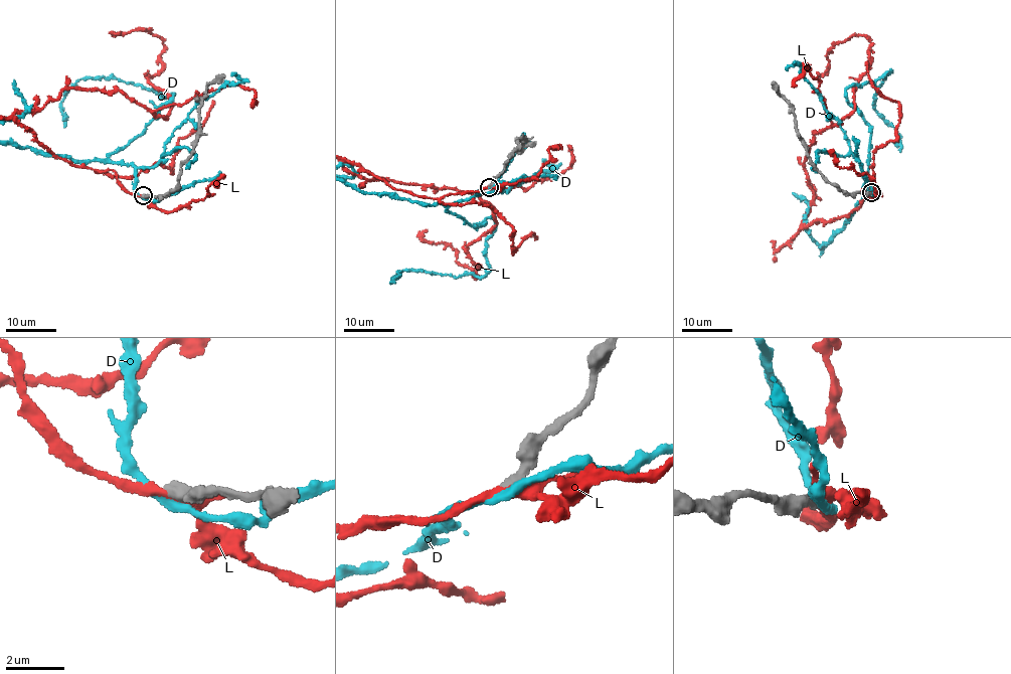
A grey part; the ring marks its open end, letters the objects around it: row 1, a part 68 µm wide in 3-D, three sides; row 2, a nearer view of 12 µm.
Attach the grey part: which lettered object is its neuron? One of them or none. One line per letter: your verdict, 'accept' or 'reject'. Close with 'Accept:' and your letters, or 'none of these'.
D: reject
L: reject
Accept: none of these

